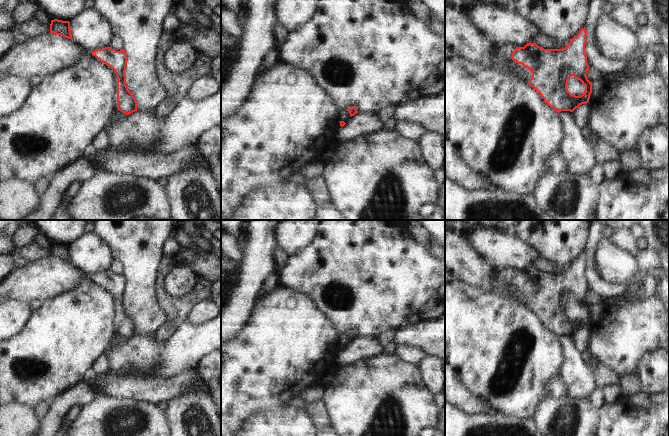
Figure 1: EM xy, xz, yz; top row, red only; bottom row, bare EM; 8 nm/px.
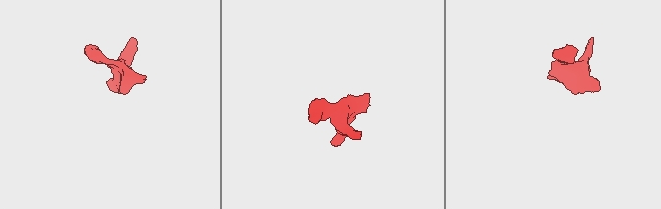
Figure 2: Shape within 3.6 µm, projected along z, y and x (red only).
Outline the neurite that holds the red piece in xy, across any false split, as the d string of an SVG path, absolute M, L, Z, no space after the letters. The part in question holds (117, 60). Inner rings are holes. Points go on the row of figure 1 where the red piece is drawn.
M110 47L91 52L98 60L114 70L117 76L117 109L126 115L137 111L137 101L126 85L125 70L127 53L124 49L116 51Z

